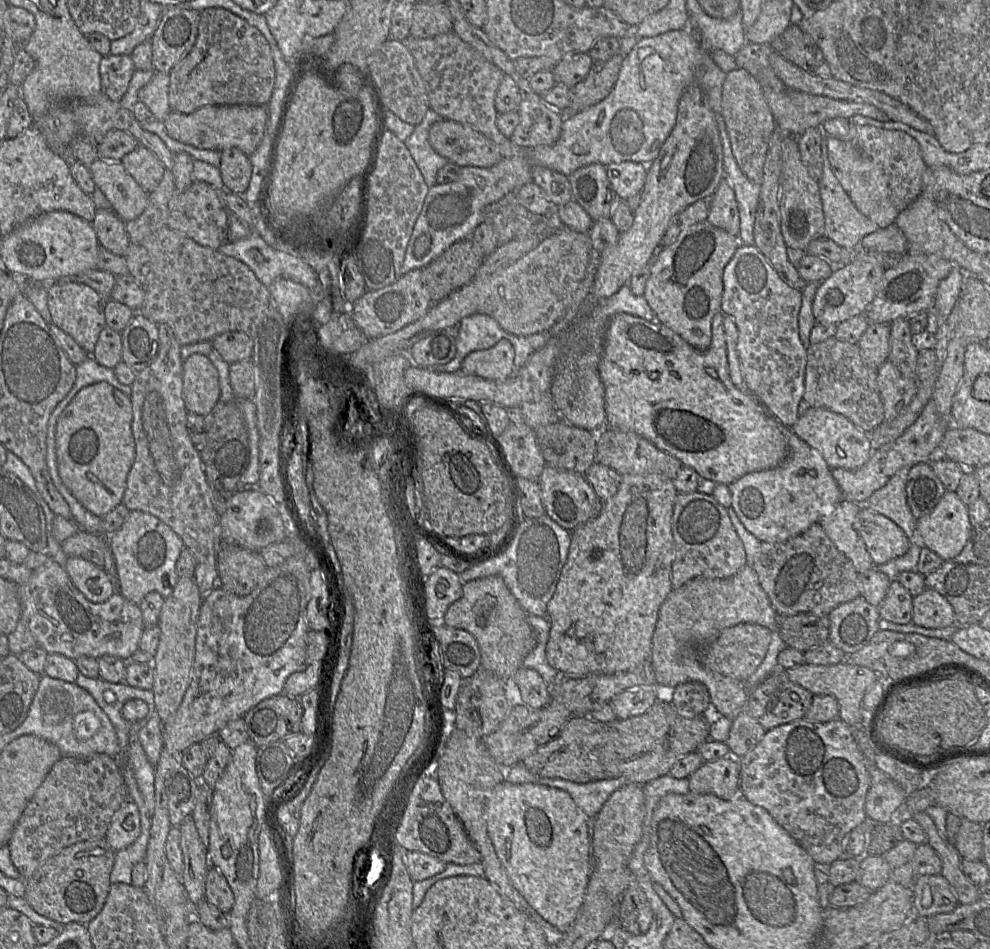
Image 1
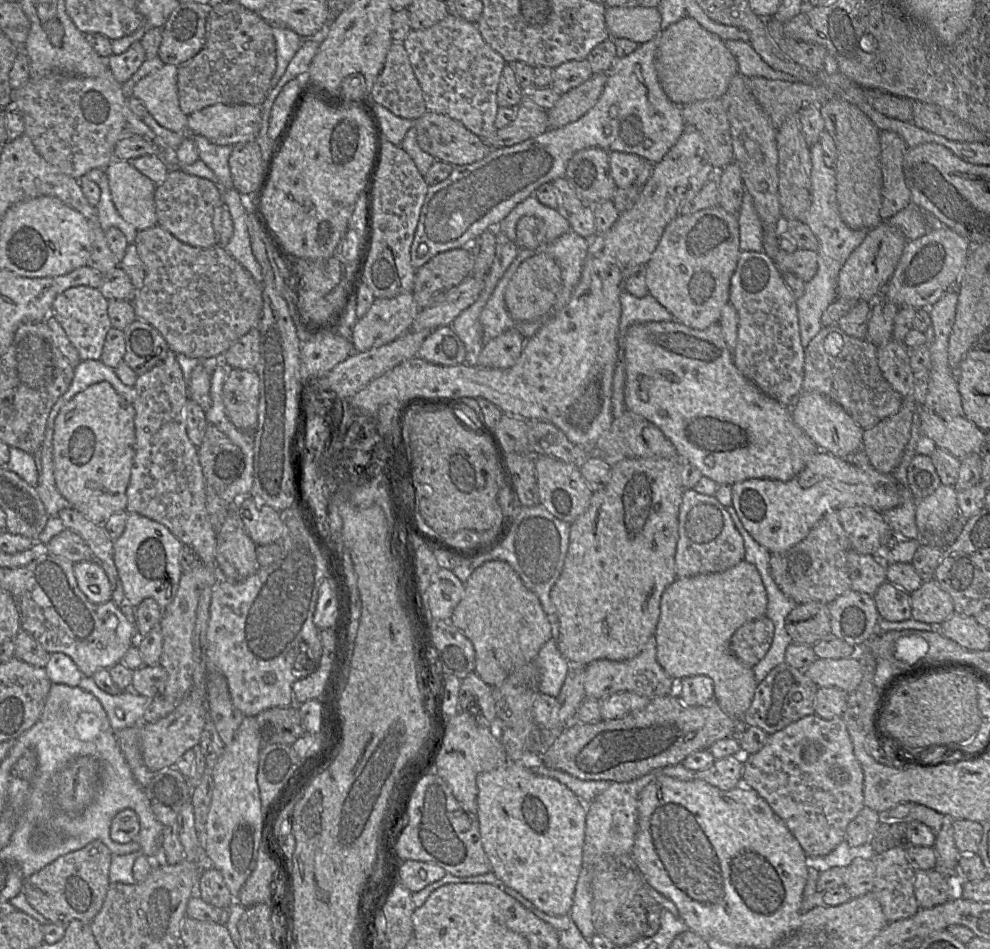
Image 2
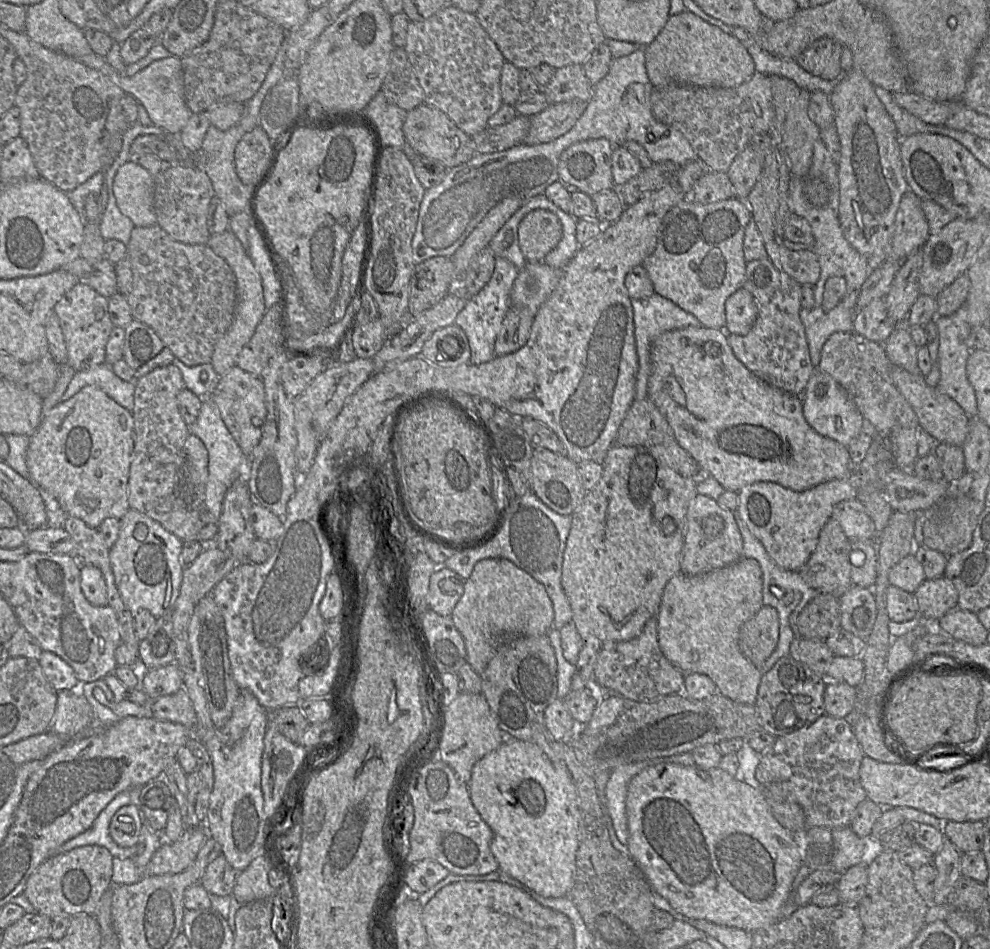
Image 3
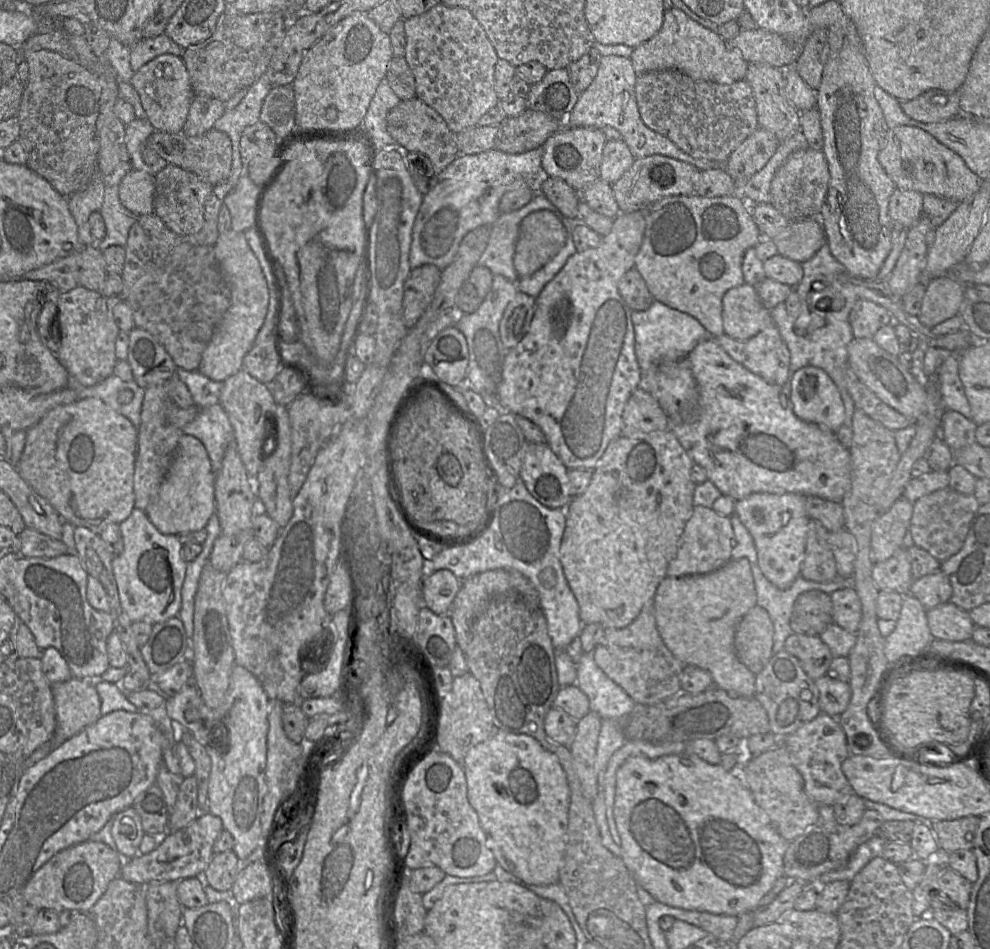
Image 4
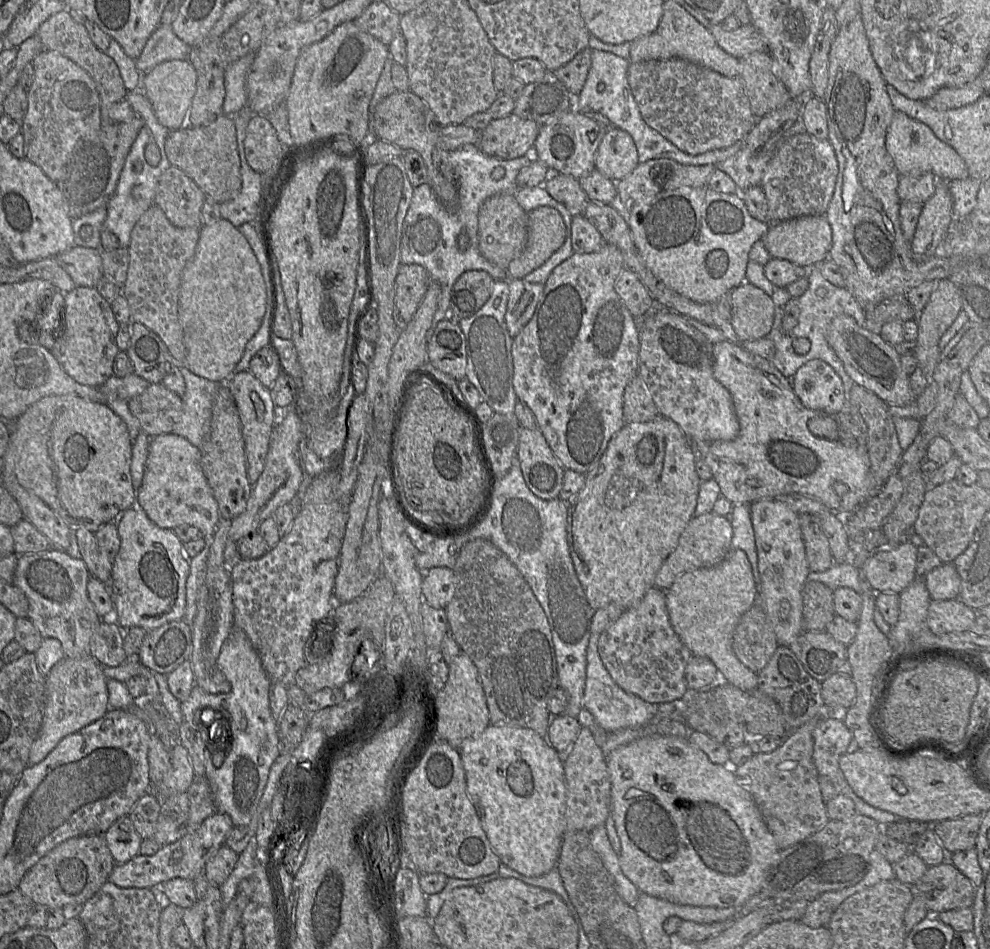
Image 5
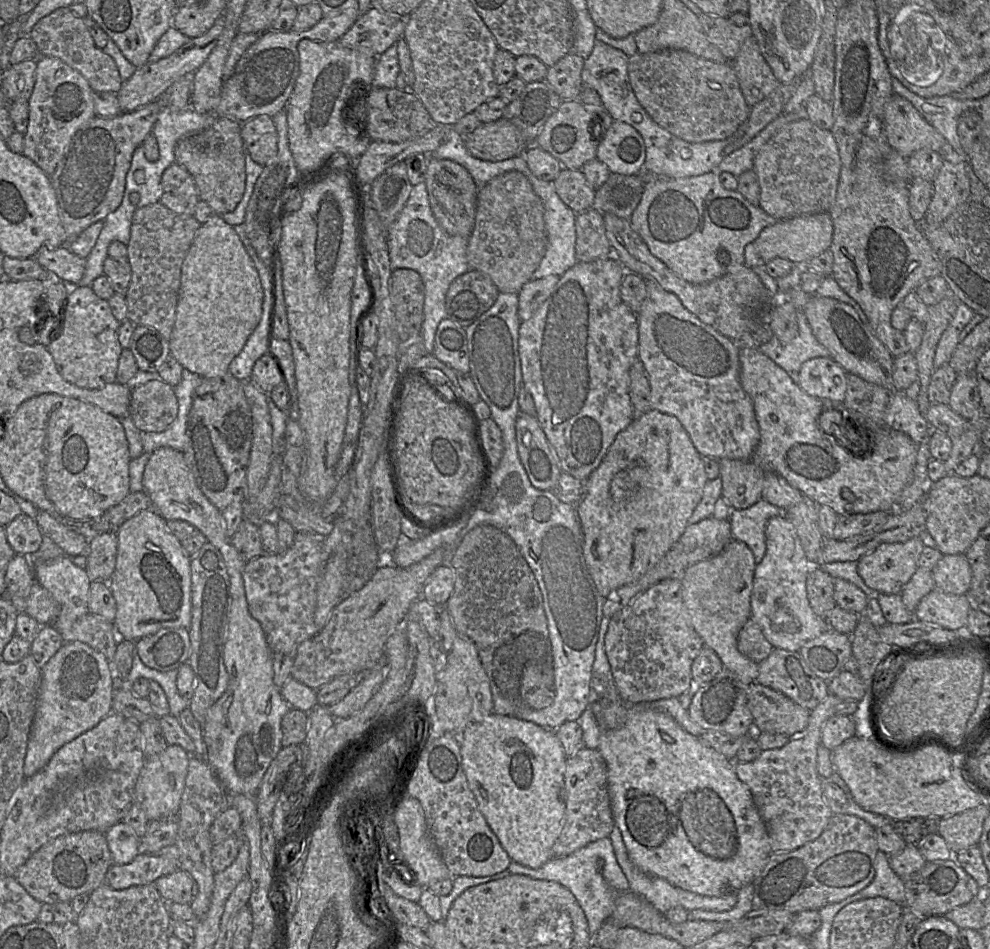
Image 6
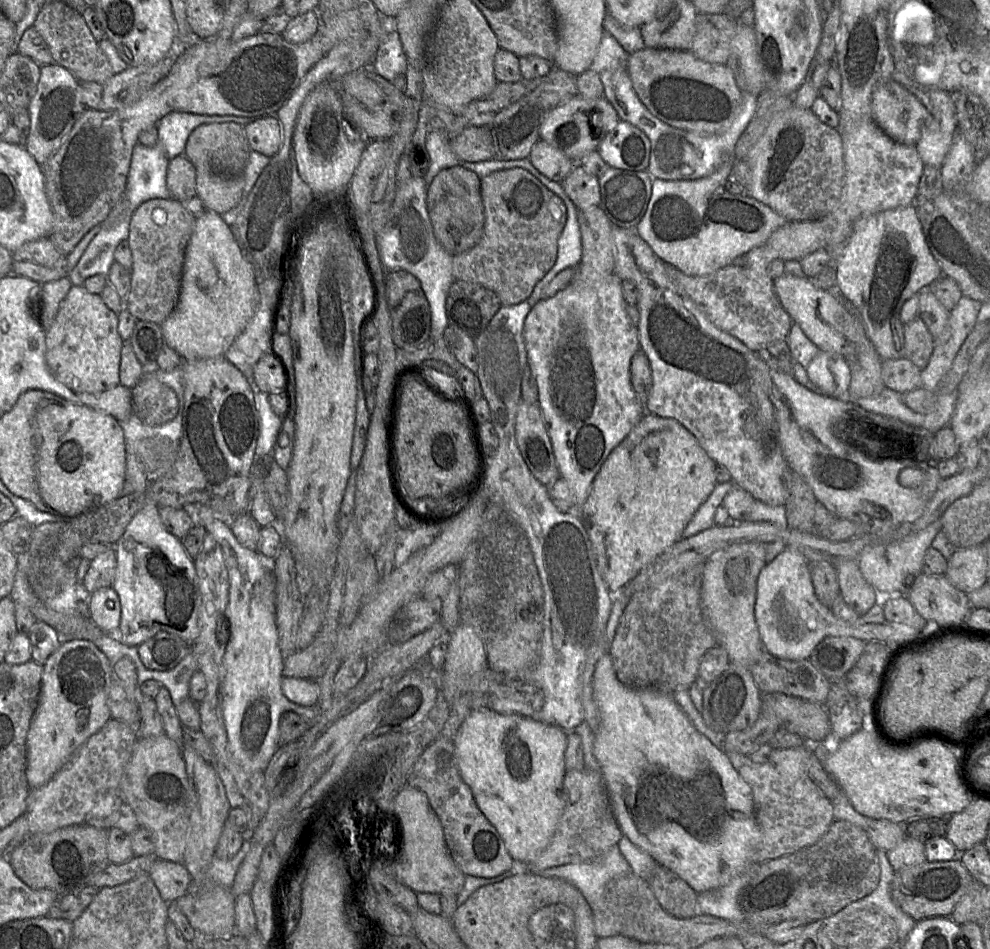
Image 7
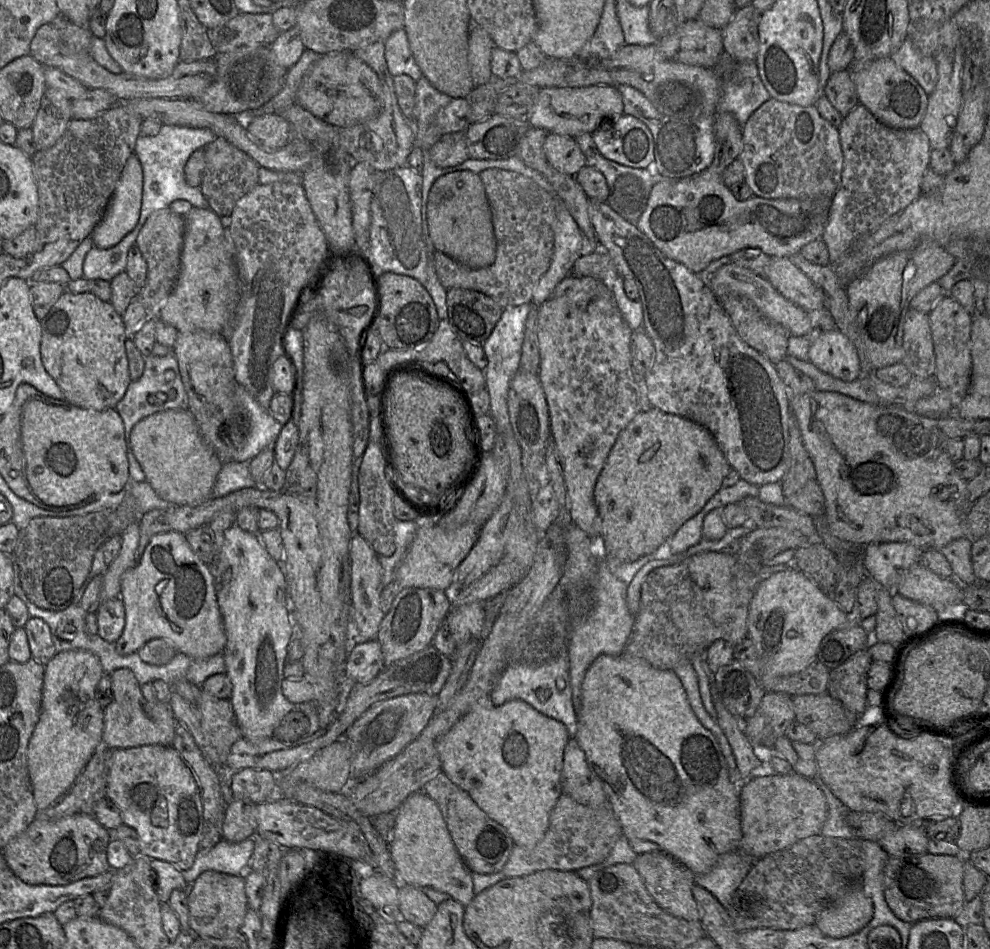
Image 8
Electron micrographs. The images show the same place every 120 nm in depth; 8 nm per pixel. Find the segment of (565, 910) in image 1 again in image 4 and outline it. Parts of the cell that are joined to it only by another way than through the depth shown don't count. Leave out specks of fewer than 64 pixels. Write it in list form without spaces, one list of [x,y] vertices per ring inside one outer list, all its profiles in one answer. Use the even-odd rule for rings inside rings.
[[[497,731],[471,748],[463,762],[467,799],[478,815],[486,845],[499,866],[532,885],[547,886],[559,881],[568,829],[570,790],[558,758],[533,737]]]

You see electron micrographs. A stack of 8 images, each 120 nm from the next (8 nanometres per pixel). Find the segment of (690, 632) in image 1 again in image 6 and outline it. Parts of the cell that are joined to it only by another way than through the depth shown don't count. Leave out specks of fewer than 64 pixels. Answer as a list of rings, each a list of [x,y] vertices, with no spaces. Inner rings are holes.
[[[731,540],[719,554],[693,564],[681,576],[683,602],[694,629],[703,639],[705,647],[717,653],[724,669],[735,673],[745,684],[756,682],[759,675],[759,664],[744,656],[737,647],[738,634],[751,618],[751,595],[756,566],[752,550],[744,542]]]

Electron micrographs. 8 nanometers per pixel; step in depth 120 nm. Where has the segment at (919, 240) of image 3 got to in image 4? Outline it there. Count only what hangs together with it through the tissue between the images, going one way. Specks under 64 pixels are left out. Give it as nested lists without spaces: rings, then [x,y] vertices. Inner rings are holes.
[[[896,188],[889,199],[889,215],[894,226],[910,229],[922,216],[923,198],[919,192]]]

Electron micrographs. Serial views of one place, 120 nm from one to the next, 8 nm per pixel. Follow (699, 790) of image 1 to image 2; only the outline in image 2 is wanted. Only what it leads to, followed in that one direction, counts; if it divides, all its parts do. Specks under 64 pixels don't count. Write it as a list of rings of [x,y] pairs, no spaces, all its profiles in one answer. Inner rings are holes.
[[[734,755],[715,760],[706,769],[695,772],[695,779],[703,780],[720,790],[731,790],[743,783],[743,764]]]

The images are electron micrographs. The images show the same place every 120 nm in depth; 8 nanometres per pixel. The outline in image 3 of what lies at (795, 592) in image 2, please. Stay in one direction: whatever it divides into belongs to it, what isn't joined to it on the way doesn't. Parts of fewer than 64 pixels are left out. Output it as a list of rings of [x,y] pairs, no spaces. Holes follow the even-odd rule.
[[[823,521],[816,548],[798,571],[809,587],[839,598],[853,586],[845,558],[848,544],[849,539],[837,521]]]

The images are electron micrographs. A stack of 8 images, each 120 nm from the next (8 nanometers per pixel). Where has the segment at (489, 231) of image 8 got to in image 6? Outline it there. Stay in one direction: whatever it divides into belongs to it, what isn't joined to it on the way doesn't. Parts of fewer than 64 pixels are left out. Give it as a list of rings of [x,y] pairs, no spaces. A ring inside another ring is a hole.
[[[428,157],[425,184],[432,214],[438,225],[451,236],[468,237],[475,226],[478,187],[470,173],[448,159]]]

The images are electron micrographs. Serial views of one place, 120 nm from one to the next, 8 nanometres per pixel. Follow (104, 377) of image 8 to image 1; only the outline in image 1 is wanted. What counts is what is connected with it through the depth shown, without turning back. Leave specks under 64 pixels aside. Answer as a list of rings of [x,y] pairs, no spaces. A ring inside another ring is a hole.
[[[75,282],[49,283],[47,284],[47,306],[52,322],[66,334],[71,336],[75,342],[89,355],[92,355],[99,334],[106,327],[104,308],[107,300],[102,298],[93,288]]]

